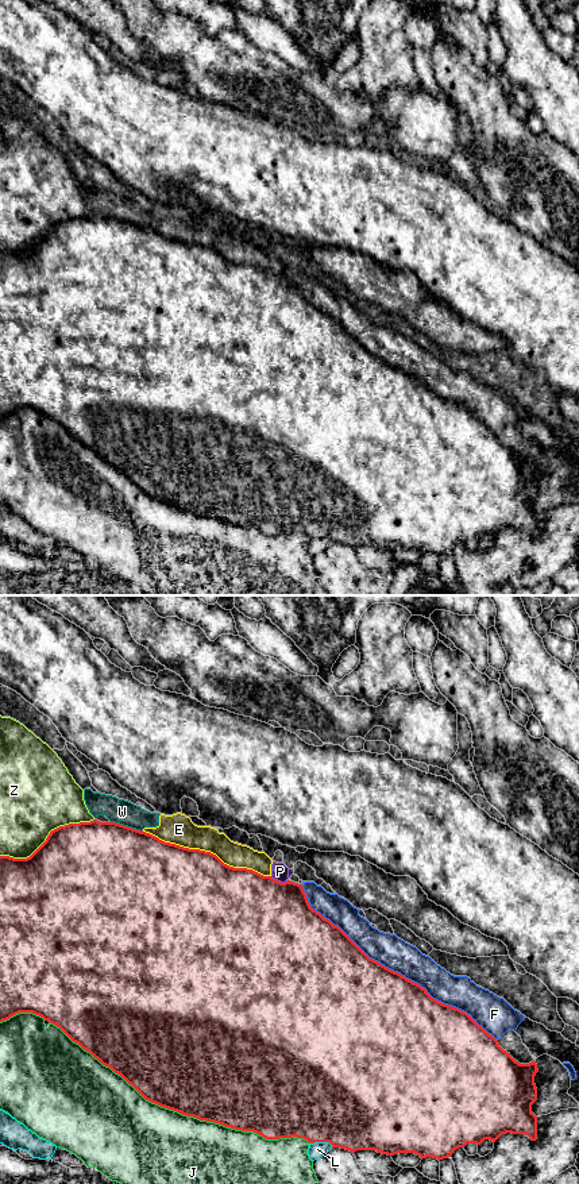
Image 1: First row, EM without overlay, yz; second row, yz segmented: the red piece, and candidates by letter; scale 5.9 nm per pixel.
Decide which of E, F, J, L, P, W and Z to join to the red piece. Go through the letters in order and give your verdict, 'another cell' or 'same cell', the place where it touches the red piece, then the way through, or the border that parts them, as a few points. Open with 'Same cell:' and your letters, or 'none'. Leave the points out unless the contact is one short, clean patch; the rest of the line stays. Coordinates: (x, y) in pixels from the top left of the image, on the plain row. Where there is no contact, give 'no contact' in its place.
Same cell: none
E: another cell; contact yz (207, 247)
F: another cell; contact yz (393, 366)
J: another cell; contact yz (180, 508)
L: another cell; contact yz (321, 536)
P: another cell; contact yz (280, 277); border yz (270, 272), (281, 277), (288, 276)
W: another cell; contact yz (127, 222)
Z: another cell; contact yz (47, 232)

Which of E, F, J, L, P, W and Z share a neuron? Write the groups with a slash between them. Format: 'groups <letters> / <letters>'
groups E F P W / J / L / Z

